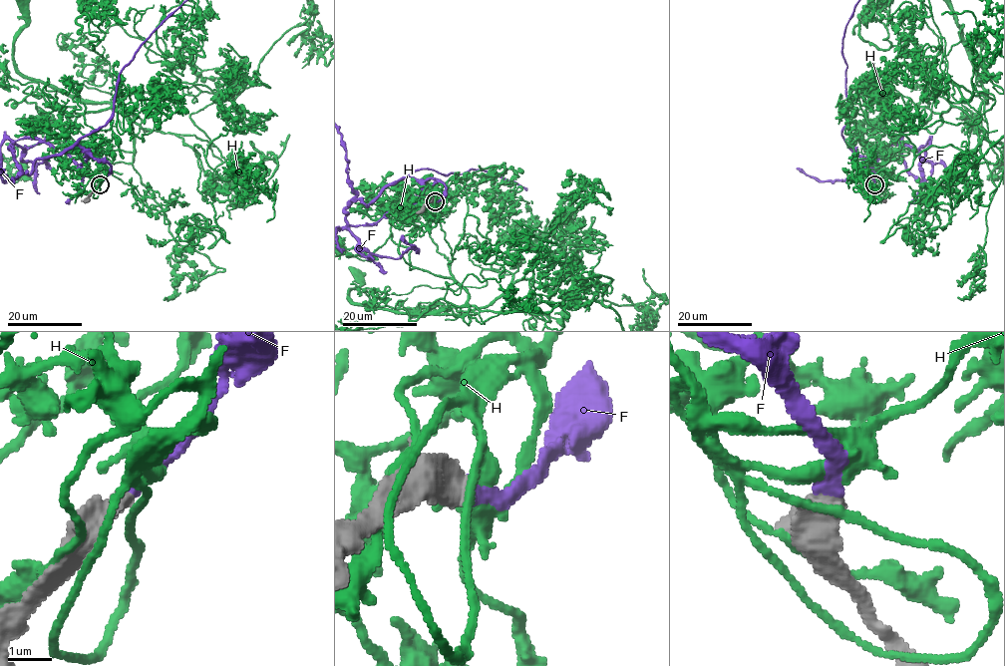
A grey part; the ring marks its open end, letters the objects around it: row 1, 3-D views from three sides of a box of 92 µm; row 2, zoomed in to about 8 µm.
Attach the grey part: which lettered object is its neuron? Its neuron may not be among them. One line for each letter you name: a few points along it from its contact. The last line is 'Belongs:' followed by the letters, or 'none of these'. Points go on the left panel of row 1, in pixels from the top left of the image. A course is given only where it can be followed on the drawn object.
Belongs: F

